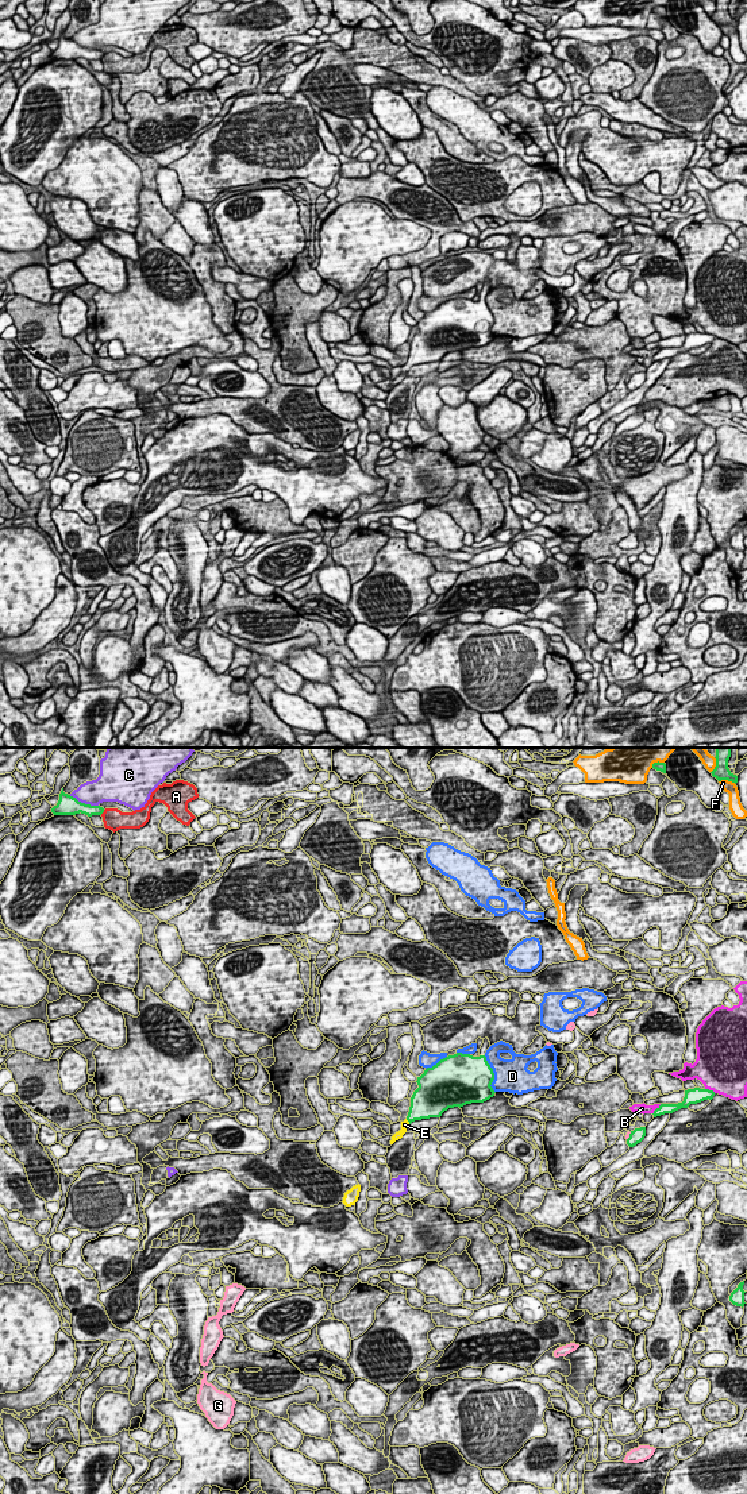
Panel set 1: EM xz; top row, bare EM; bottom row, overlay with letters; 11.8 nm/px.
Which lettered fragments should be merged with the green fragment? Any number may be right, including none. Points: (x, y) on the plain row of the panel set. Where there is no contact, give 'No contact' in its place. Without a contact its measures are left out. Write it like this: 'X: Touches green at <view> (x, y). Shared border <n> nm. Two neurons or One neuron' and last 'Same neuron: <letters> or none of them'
A: Touches green at xz (101, 57). Shared border 80 nm. Two neurons
B: Touches green at xz (655, 354). Shared border 160 nm. Two neurons
C: Touches green at xz (84, 47). Shared border 380 nm. Two neurons
D: Touches green at xz (493, 319). Shared border 460 nm. Two neurons
E: Touches green at xz (408, 365). Shared border 80 nm. One neuron
F: Touches green at xz (727, 23). Shared border 220 nm. Two neurons
G: Touches green at xz (630, 381). Shared border 110 nm. Two neurons
Same neuron: E

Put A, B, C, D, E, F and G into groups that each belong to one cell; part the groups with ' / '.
A / B / C / D / E / F / G

